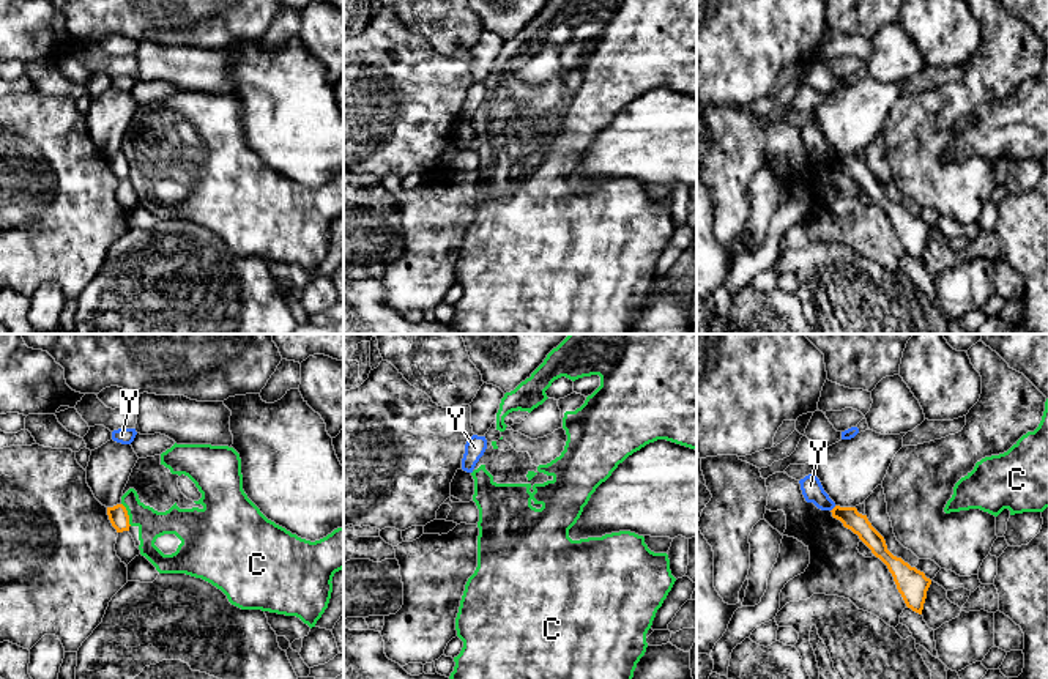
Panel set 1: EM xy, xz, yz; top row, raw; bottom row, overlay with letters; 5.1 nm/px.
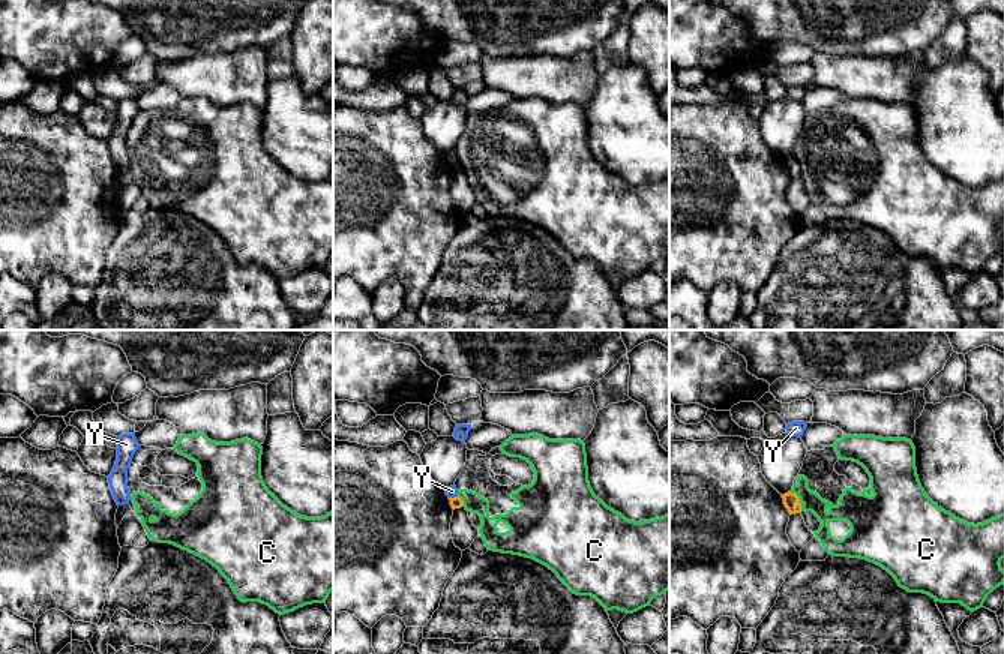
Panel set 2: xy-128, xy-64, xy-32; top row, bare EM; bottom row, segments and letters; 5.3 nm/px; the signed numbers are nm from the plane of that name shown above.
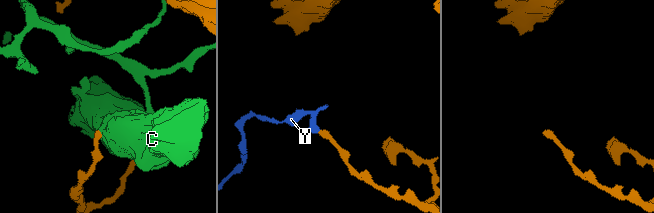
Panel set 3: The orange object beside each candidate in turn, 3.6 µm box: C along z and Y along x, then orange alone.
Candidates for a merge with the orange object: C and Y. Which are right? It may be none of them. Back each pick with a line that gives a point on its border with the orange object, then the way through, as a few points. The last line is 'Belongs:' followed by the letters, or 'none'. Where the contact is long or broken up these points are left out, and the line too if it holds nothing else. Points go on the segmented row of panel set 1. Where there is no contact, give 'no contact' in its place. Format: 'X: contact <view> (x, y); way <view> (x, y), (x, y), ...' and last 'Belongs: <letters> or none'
Belongs: none

